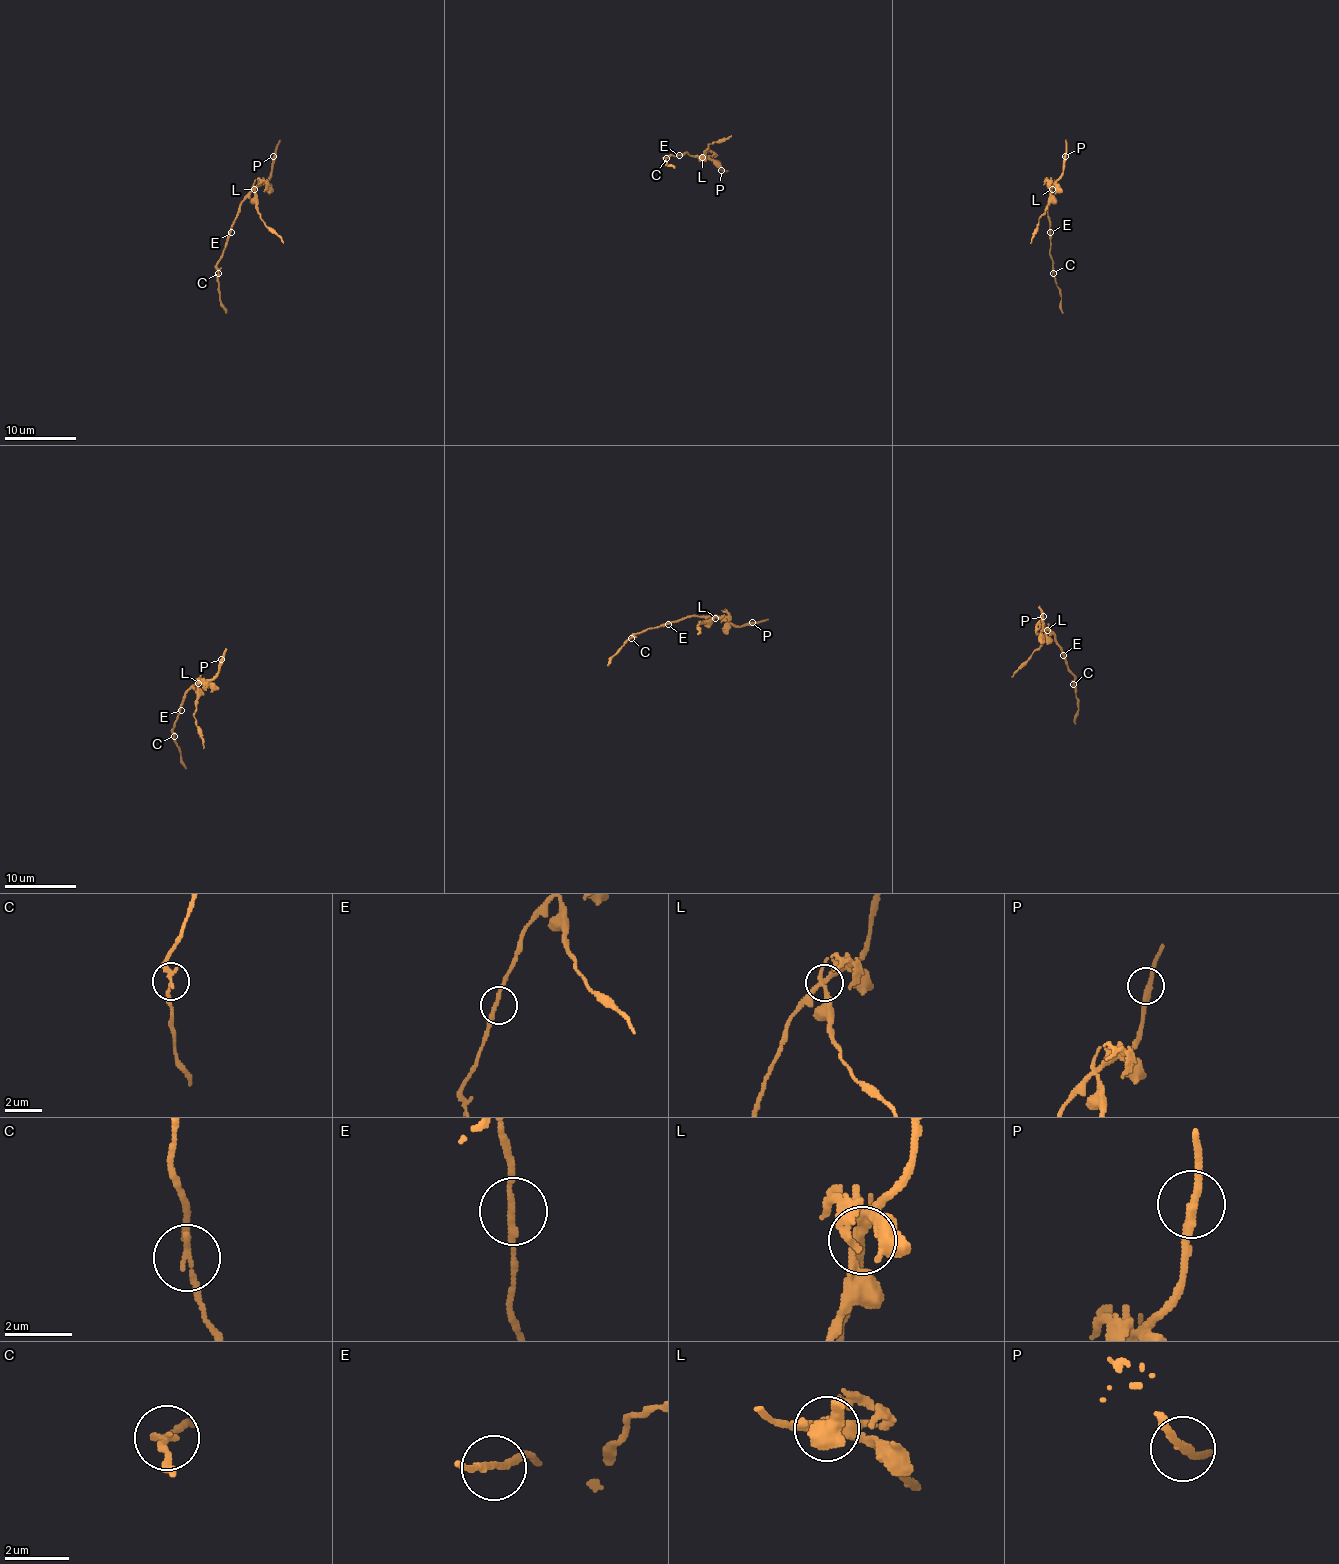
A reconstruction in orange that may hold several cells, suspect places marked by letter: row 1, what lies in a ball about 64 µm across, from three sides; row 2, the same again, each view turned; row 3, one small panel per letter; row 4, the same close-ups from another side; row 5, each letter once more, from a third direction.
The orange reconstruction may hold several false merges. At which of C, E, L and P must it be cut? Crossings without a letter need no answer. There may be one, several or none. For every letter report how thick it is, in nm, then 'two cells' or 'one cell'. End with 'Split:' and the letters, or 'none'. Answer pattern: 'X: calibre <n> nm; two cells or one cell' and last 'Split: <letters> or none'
C: calibre 200 nm; two cells
E: calibre 190 nm; one cell
L: calibre 260 nm; two cells
P: calibre 280 nm; one cell
Split: C, L

